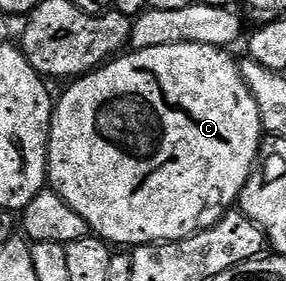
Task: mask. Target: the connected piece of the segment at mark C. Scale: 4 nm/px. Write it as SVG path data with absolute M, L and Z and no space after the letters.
M168 44L164 48L144 48L123 53L101 68L91 70L89 74L83 74L81 78L67 85L70 87L63 92L62 99L57 99L54 117L50 119L50 144L46 151L48 182L72 209L80 212L80 216L90 225L91 231L97 237L118 248L179 242L181 238L189 238L203 225L202 217L205 216L206 210L221 211L237 203L250 171L258 161L258 149L262 147L264 131L260 120L260 108L252 92L244 84L239 63L234 63L230 53L229 49L208 44Z

